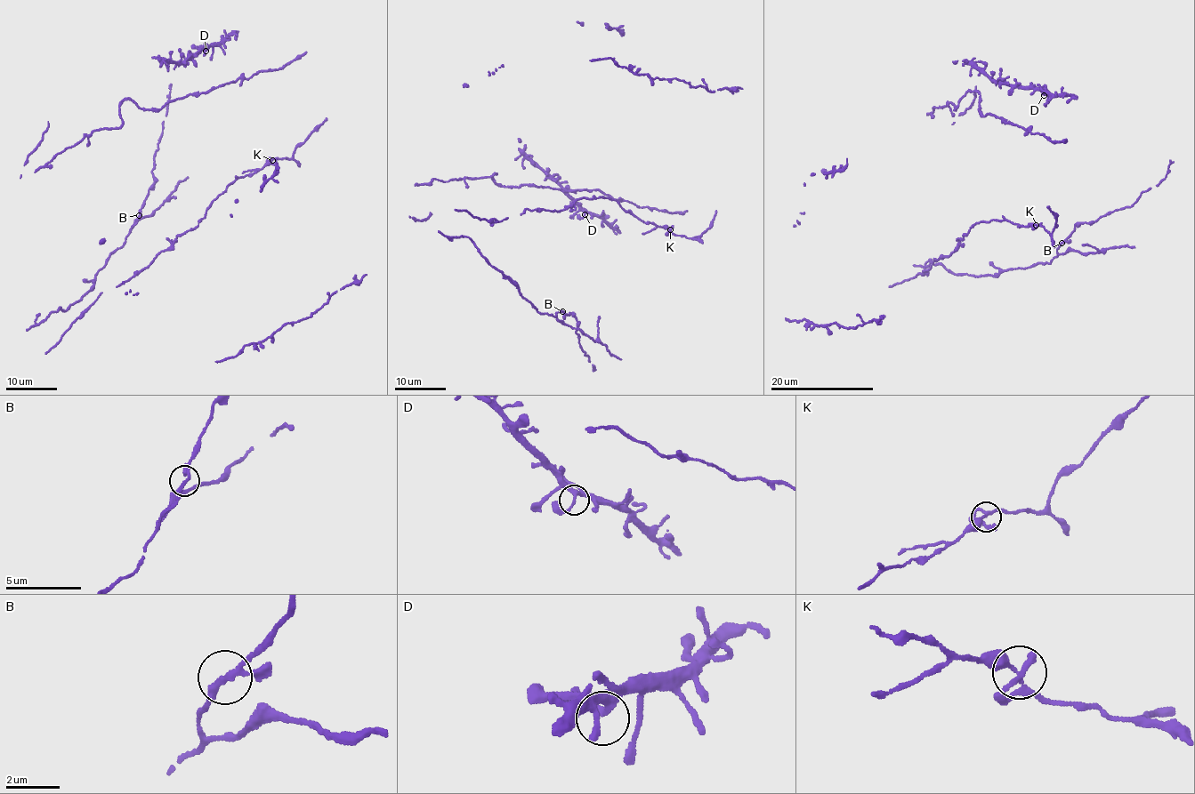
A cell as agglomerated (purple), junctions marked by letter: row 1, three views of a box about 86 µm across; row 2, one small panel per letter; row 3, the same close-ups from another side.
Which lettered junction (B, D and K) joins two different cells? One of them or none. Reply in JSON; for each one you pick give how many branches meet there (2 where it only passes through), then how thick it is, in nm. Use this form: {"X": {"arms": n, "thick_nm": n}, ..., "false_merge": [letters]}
{"false_merge": []}

